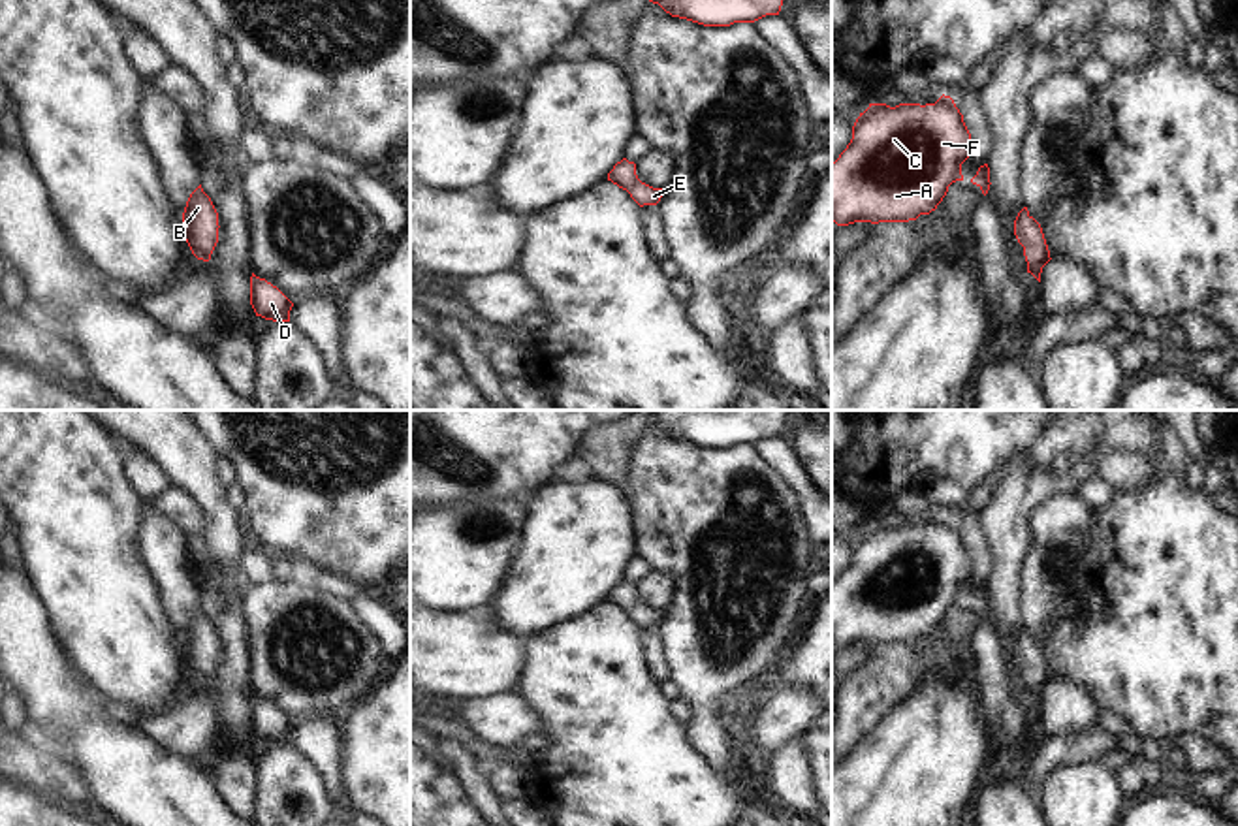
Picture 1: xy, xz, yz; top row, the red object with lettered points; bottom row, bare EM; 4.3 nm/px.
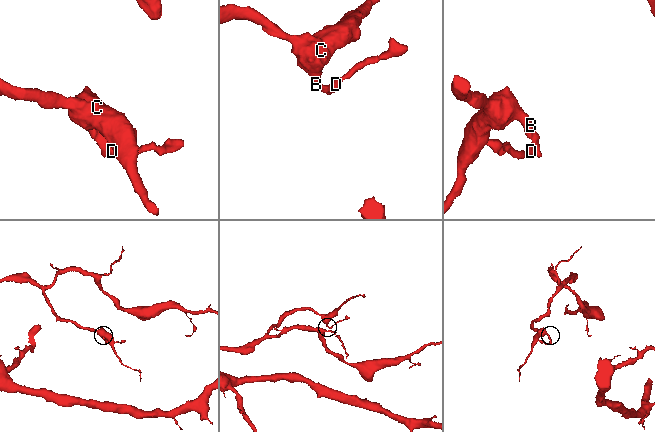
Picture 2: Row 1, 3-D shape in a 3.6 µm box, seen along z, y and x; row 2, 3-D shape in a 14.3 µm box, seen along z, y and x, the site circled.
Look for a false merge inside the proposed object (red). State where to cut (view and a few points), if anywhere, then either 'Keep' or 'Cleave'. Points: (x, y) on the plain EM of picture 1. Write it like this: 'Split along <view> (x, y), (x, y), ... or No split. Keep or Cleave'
No split. Keep

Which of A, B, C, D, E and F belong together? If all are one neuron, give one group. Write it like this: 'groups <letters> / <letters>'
groups A B C D E F

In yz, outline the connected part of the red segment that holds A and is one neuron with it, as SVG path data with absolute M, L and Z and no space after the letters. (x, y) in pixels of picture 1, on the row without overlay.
M950 517L935 525L869 525L852 548L852 561L832 585L832 642L909 643L937 630L956 602L963 602L961 585L973 574L963 536Z

